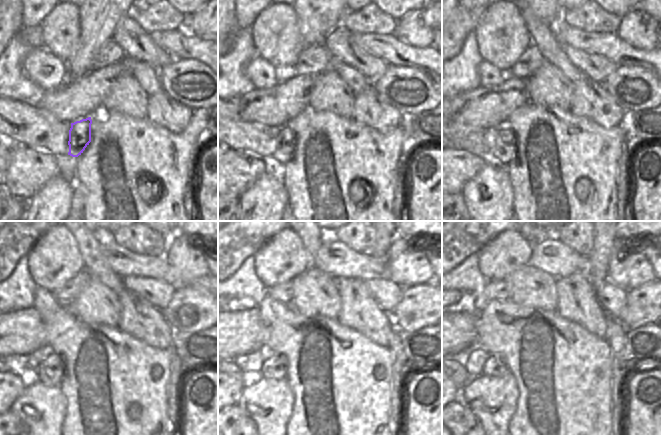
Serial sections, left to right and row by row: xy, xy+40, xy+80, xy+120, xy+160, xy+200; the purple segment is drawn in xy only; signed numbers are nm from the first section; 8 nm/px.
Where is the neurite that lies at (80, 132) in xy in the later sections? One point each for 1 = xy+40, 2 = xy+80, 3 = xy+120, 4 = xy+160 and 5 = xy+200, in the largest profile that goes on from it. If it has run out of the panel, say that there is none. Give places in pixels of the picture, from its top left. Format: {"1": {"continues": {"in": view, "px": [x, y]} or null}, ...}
{"1": {"continues": {"in": "xy+40", "px": [286, 139]}}, "2": {"continues": {"in": "xy+80", "px": [504, 150]}}, "3": {"continues": {"in": "xy+120", "px": [50, 371]}}, "4": {"continues": {"in": "xy+160", "px": [275, 367]}}, "5": {"continues": {"in": "xy+200", "px": [494, 367]}}}

